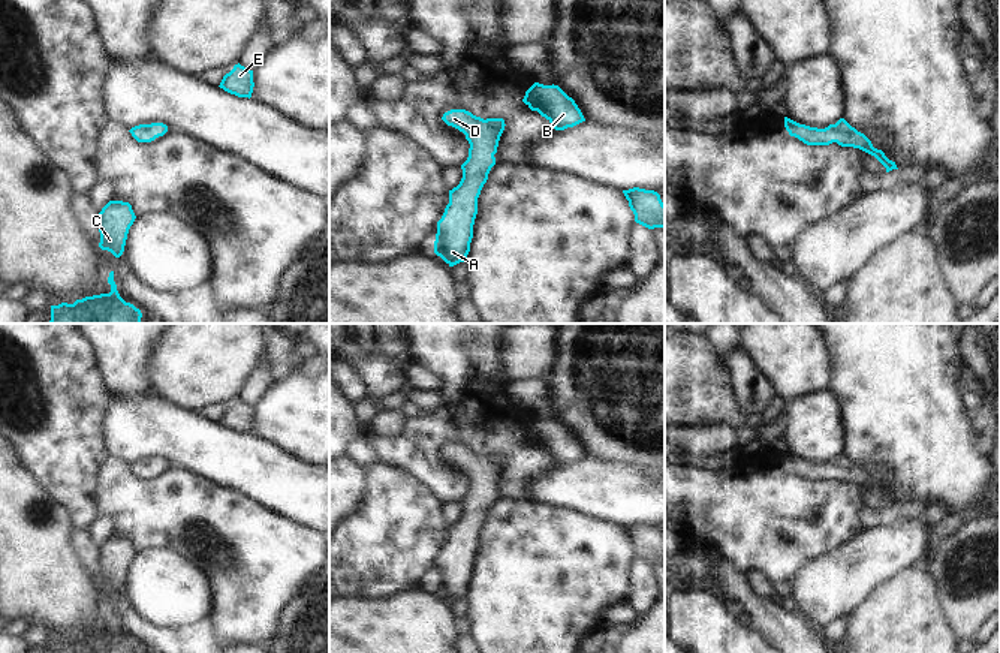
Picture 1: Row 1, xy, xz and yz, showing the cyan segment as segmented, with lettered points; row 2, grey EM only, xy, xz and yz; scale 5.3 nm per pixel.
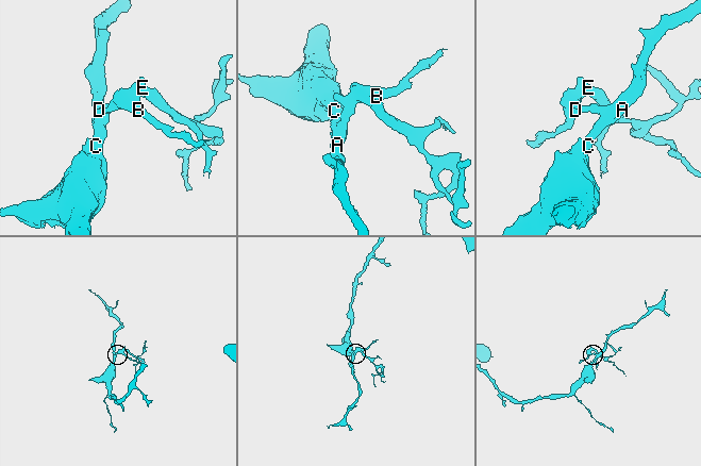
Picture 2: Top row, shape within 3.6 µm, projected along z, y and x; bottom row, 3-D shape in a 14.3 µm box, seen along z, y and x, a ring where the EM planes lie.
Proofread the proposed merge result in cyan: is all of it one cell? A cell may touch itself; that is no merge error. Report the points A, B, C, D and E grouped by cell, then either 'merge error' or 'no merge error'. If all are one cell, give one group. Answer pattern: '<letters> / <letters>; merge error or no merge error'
A B C D E; no merge error

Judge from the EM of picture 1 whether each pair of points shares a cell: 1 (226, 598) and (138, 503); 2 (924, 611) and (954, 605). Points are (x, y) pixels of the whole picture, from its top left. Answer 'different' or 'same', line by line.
1: same
2: different

